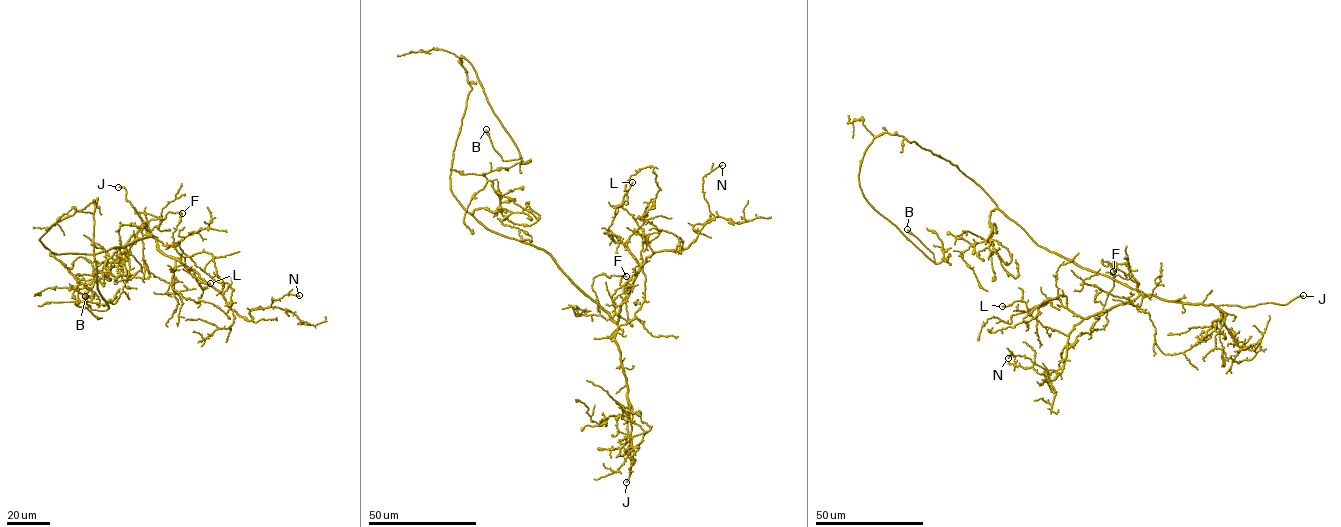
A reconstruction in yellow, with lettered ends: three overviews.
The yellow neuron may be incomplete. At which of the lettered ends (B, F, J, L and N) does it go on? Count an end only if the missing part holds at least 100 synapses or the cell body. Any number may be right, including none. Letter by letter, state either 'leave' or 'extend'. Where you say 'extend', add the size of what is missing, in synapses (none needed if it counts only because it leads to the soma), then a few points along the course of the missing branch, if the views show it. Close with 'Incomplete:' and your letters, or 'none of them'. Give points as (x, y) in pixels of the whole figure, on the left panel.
B: leave
F: leave
J: extend | (118, 187), (105, 186), (87, 195), (72, 197)
L: leave
N: leave
Incomplete: J

